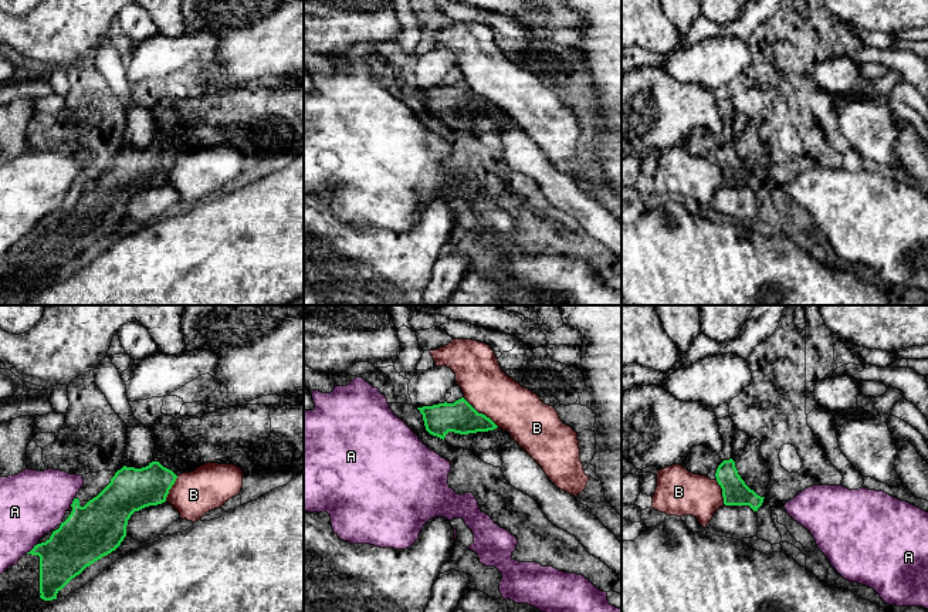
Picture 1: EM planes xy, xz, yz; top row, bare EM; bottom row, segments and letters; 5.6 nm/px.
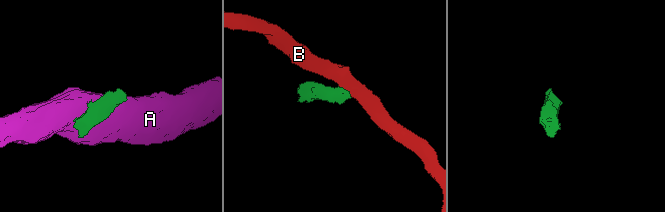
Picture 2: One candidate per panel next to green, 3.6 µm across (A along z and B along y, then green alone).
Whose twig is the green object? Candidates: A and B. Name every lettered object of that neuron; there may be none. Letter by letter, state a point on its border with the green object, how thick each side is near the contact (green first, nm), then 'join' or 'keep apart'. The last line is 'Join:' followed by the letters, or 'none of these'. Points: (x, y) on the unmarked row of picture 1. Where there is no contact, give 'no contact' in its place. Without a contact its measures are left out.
A: xy (33, 230) | 280/360 nm | keep apart
B: xz (481, 95) | 180/280 nm | keep apart
Join: none of these

